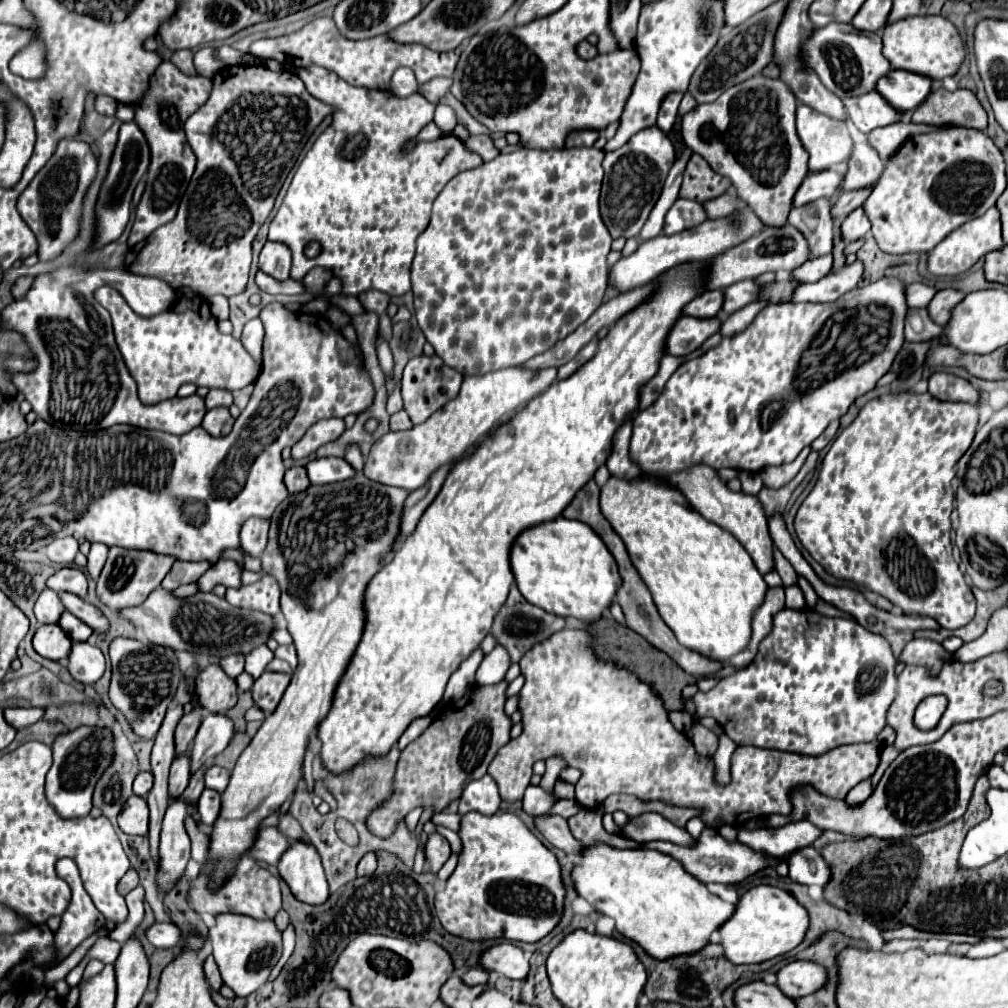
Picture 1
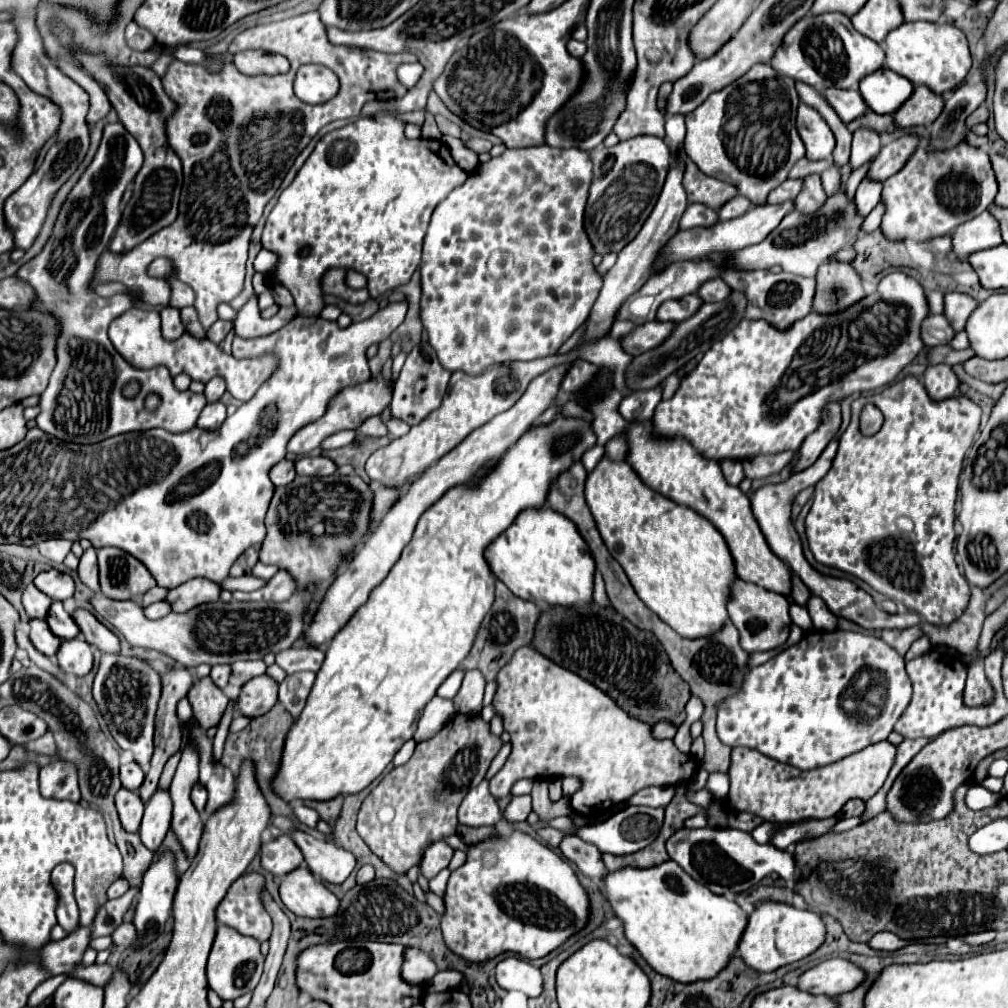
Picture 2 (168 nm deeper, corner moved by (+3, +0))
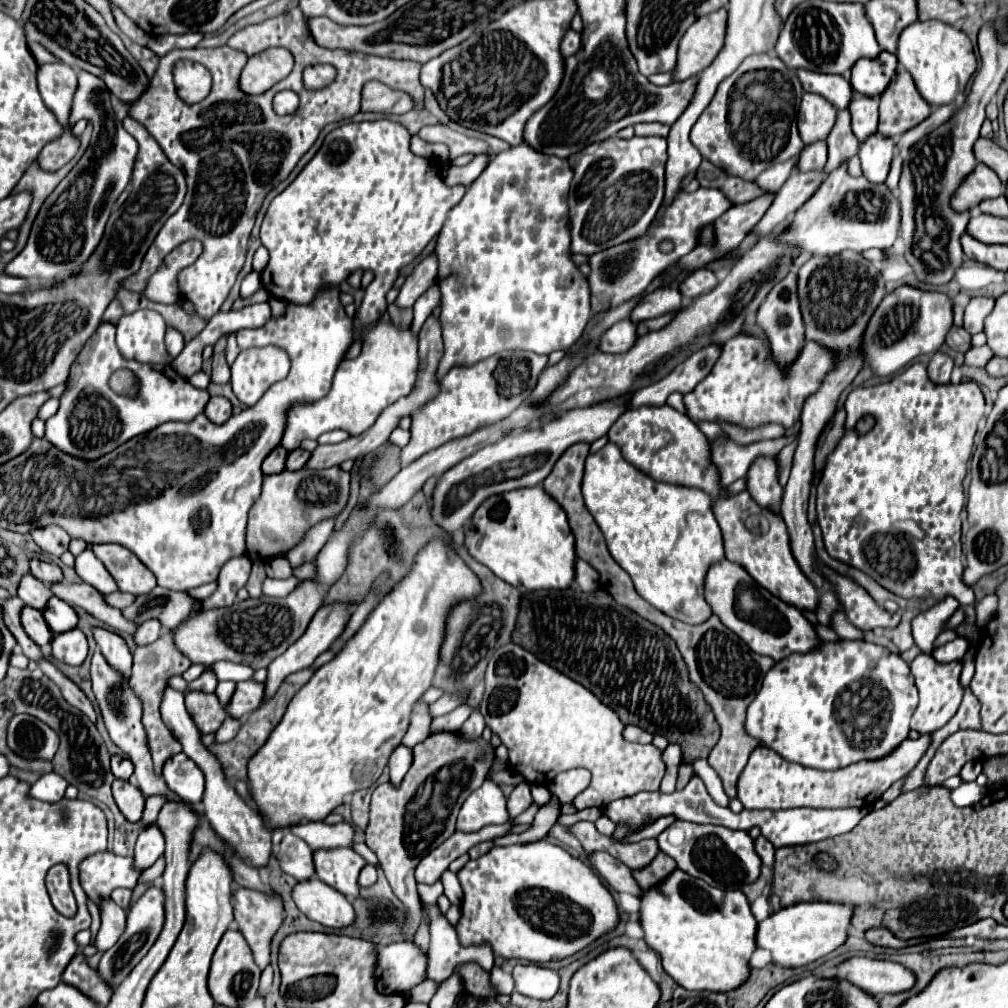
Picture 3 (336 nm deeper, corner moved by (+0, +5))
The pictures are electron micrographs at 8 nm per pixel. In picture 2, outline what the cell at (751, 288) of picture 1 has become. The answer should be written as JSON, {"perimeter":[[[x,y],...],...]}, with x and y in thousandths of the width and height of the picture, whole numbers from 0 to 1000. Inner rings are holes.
{"perimeter":[[[717,277],[715,279],[699,279],[699,283],[695,283],[695,287],[691,289],[691,293],[697,297],[697,301],[717,299],[723,291],[725,291],[725,285]]]}

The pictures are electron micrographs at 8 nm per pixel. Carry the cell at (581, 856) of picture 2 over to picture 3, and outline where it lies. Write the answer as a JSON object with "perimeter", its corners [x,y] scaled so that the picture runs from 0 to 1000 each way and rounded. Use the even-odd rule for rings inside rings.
{"perimeter":[[[587,845],[583,847],[585,857],[593,863],[593,867],[611,883],[611,885],[625,885],[629,889],[635,889],[635,879],[625,867],[625,861],[617,857],[615,853],[607,851],[603,845]]]}

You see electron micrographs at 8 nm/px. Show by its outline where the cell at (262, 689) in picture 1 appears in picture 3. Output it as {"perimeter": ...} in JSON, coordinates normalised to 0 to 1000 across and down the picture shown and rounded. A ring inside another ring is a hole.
{"perimeter":[[[246,675],[246,677],[236,677],[234,687],[226,698],[226,706],[236,712],[242,714],[240,710],[250,708],[262,694],[262,679],[254,677],[254,675]]]}

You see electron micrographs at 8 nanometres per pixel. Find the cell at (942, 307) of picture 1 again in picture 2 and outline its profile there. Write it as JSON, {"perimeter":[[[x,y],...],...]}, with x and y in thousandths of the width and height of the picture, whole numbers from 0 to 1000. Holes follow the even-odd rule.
{"perimeter":[[[939,291],[938,293],[938,314],[941,316],[947,328],[957,326],[957,318],[963,314],[965,307],[969,307],[969,299],[957,291]]]}

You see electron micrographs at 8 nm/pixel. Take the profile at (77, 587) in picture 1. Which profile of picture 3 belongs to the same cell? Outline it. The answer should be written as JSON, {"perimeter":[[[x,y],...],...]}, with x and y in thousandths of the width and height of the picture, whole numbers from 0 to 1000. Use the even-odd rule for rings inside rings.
{"perimeter":[[[34,554],[30,558],[30,565],[32,565],[32,571],[36,571],[38,575],[42,575],[46,581],[52,581],[52,579],[63,575],[62,563],[58,560],[52,560],[52,558],[42,558],[42,556]]]}

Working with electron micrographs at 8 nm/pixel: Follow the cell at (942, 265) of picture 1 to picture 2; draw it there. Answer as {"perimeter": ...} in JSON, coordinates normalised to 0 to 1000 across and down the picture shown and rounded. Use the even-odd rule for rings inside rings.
{"perimeter":[[[981,209],[965,215],[957,223],[951,223],[943,235],[945,235],[945,249],[949,251],[951,257],[959,257],[967,249],[983,247],[995,241],[991,221]]]}

